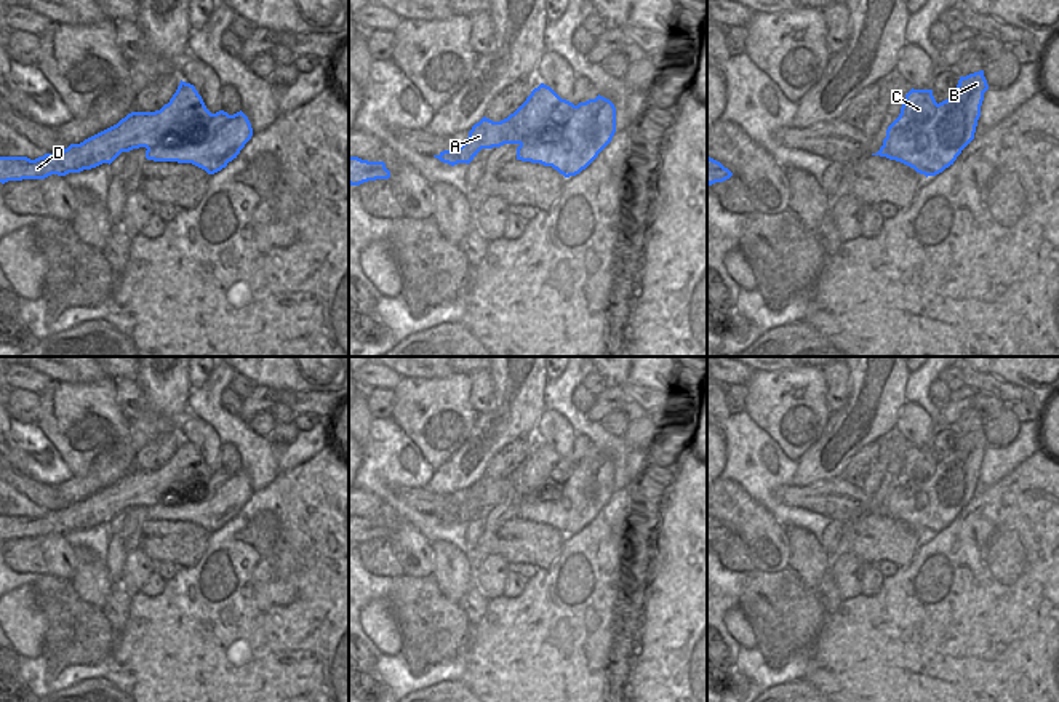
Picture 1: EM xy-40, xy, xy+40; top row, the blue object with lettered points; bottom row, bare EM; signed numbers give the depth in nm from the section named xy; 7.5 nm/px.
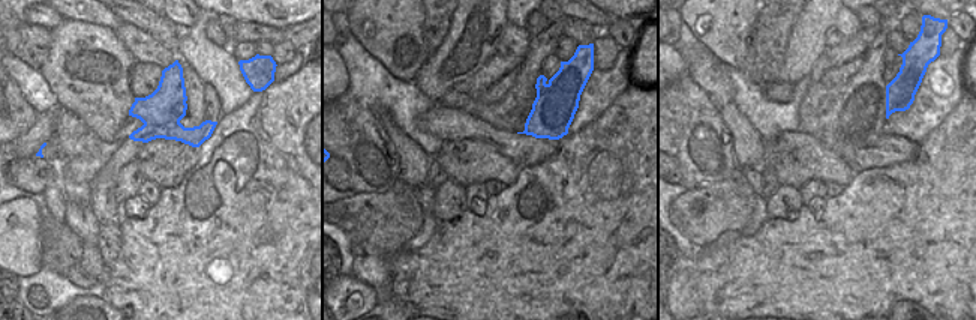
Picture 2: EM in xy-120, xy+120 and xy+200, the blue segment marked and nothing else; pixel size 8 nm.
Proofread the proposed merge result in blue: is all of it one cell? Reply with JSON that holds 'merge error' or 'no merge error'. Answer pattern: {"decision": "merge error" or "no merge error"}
{"decision": "merge error"}

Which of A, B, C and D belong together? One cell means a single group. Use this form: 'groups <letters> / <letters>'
groups A C D / B

